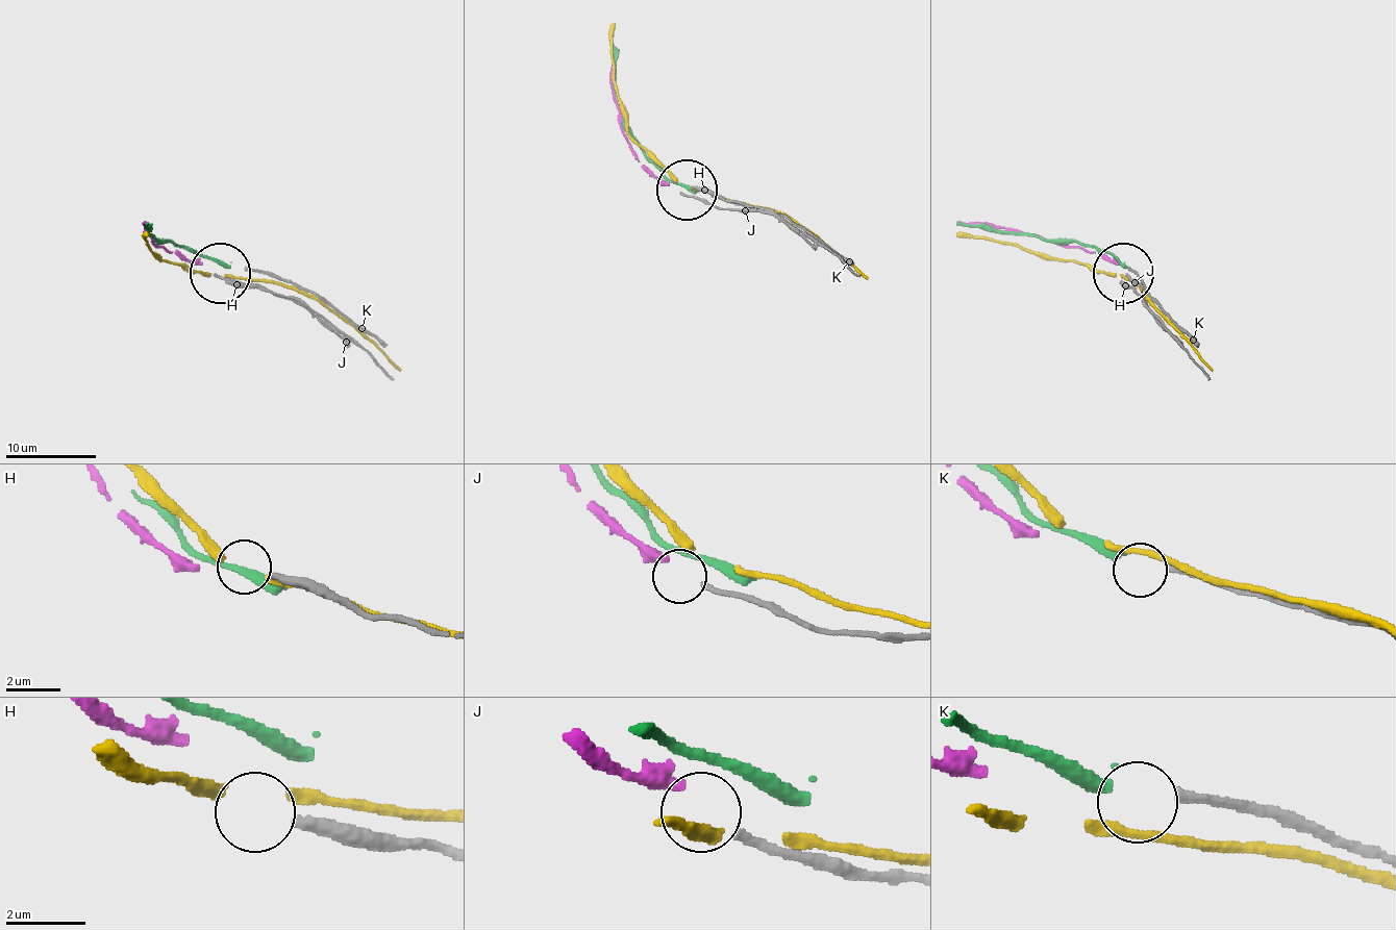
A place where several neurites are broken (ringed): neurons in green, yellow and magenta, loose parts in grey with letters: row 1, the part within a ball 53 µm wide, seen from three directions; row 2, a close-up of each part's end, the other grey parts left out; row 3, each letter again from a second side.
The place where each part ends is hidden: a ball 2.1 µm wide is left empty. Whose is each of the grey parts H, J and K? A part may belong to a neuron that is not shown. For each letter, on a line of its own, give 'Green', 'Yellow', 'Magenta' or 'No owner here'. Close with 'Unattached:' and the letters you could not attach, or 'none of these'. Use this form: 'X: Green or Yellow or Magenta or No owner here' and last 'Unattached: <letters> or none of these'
H: No owner here
J: Magenta
K: Green
Unattached: H

